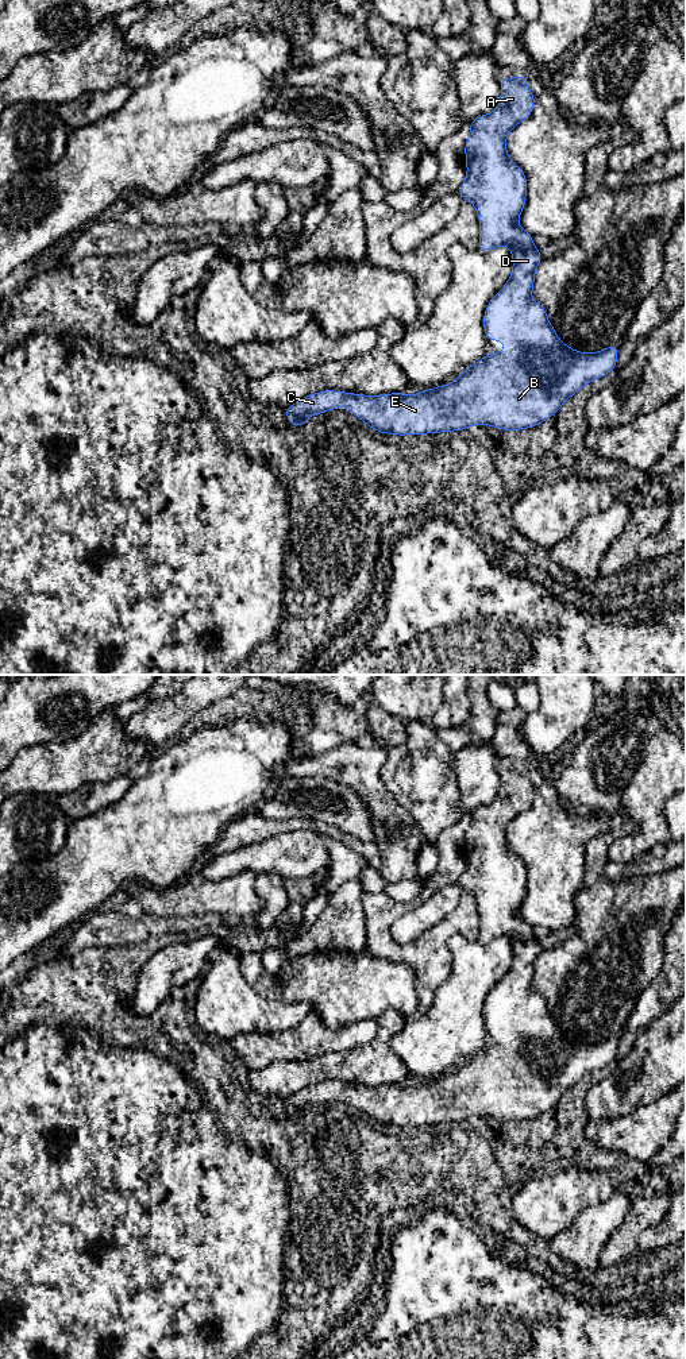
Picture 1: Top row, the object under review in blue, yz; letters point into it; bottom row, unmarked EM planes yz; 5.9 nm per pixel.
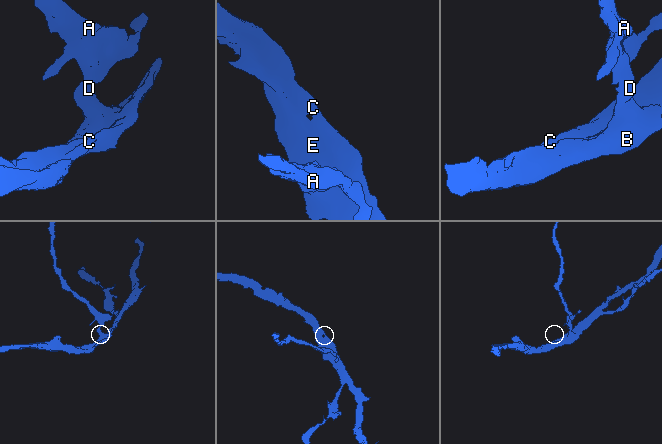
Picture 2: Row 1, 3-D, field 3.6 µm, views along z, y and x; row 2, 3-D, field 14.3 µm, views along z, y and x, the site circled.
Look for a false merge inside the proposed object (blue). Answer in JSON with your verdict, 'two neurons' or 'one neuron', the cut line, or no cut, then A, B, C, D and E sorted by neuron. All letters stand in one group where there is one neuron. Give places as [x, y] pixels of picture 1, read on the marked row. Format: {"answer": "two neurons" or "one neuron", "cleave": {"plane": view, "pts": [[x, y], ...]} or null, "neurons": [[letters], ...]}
{"answer": "one neuron", "cleave": null, "neurons": [["A", "B", "C", "D", "E"]]}

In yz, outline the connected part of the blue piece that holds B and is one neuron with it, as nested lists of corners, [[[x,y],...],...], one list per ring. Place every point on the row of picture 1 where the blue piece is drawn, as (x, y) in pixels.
[[[498,78],[501,99],[497,109],[475,117],[465,144],[467,175],[458,189],[462,200],[475,206],[479,217],[479,251],[508,246],[513,256],[512,274],[505,286],[489,301],[483,328],[486,340],[505,343],[505,352],[487,352],[467,367],[454,382],[419,391],[413,395],[392,393],[381,395],[352,394],[323,390],[309,394],[286,408],[285,417],[298,428],[311,414],[334,408],[350,408],[351,413],[371,429],[385,435],[428,435],[463,431],[471,425],[490,425],[502,431],[533,428],[554,416],[562,405],[589,382],[602,378],[616,368],[618,345],[586,354],[567,347],[551,325],[546,308],[531,298],[535,273],[543,255],[532,243],[533,236],[517,220],[527,198],[527,177],[506,152],[506,135],[519,123],[531,117],[535,97],[527,88],[528,78]]]

